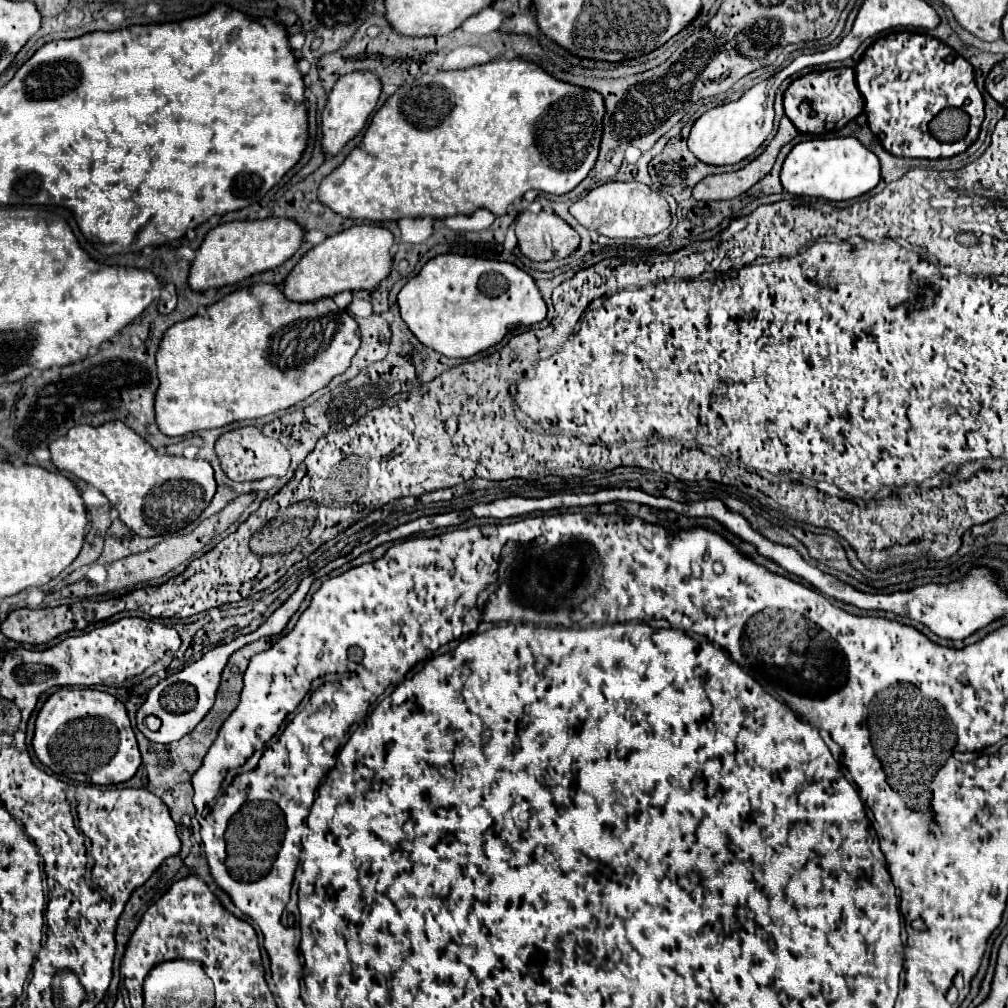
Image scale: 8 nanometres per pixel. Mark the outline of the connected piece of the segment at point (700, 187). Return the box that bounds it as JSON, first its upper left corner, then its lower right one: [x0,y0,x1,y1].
[692,116,798,200]

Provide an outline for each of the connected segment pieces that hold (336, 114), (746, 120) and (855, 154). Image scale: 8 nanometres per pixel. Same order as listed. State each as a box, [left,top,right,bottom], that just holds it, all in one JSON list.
[[322,70,382,156],[688,80,774,166],[780,138,880,200]]

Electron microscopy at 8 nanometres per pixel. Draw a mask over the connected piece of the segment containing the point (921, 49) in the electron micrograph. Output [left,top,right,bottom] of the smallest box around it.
[856,32,984,158]

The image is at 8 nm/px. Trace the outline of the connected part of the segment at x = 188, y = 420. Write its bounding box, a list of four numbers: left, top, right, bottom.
[156,282,360,436]

